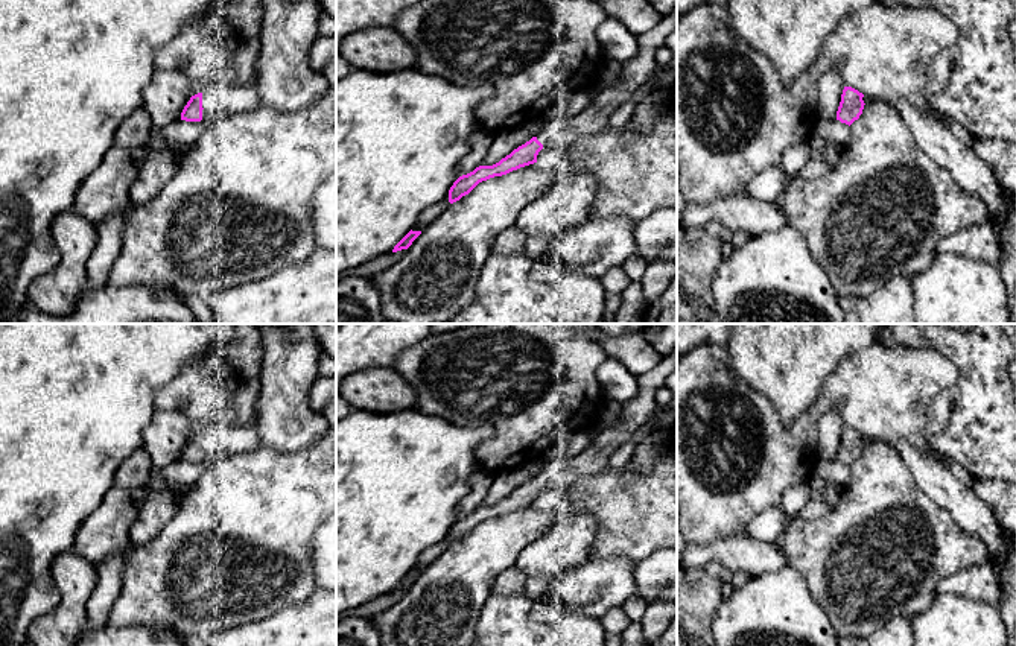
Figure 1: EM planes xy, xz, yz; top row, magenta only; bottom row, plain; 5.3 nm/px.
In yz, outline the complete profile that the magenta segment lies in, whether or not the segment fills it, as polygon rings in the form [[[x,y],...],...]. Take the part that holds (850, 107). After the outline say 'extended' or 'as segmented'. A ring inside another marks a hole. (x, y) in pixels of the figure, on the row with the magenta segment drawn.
[[[844,87],[841,102],[837,111],[837,120],[846,125],[852,125],[859,119],[864,109],[864,94],[852,87]]] | as segmented

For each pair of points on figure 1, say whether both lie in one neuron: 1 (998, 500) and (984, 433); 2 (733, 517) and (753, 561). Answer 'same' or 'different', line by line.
1: different
2: different

